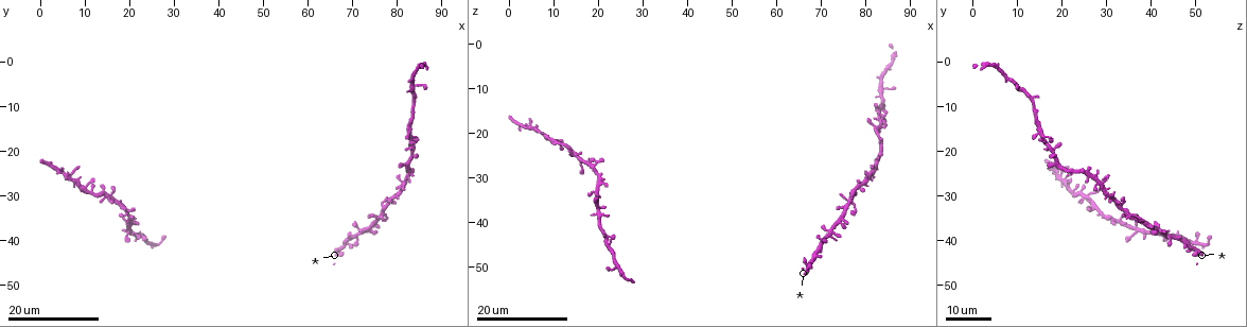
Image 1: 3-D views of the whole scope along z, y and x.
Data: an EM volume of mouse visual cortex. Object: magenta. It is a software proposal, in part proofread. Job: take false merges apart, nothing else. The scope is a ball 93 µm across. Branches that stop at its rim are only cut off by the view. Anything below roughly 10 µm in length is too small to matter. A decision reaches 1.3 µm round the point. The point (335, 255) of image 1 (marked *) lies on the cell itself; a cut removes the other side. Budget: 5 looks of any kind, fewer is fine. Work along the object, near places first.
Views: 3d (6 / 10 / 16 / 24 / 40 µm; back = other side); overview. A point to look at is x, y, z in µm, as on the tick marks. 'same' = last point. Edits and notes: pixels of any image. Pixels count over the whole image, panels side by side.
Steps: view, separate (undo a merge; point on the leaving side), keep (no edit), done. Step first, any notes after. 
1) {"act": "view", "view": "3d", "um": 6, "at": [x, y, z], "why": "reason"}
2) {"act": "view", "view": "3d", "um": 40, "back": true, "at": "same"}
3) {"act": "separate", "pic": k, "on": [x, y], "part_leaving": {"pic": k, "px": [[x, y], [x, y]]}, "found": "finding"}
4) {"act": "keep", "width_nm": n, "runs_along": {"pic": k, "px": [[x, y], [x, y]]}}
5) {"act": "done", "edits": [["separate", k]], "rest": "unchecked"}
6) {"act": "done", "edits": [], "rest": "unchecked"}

{"act": "view", "view": "3d", "um": 24, "at": [70.0, 39.5, 45.5], "why": "sudden change in width"}

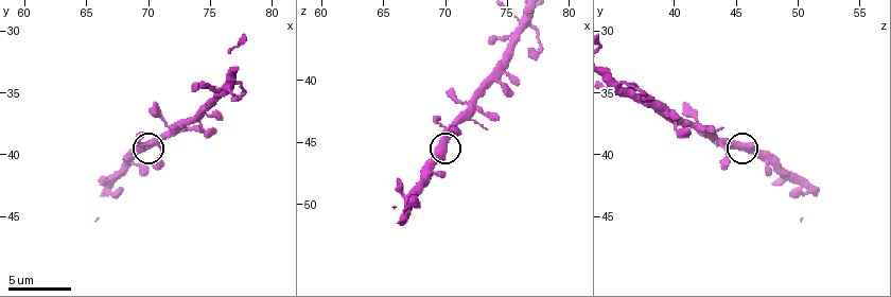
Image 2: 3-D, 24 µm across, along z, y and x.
{"act": "view", "view": "3d", "um": 10, "at": [69.8, 39.4, 45.0], "why": "closer look"}

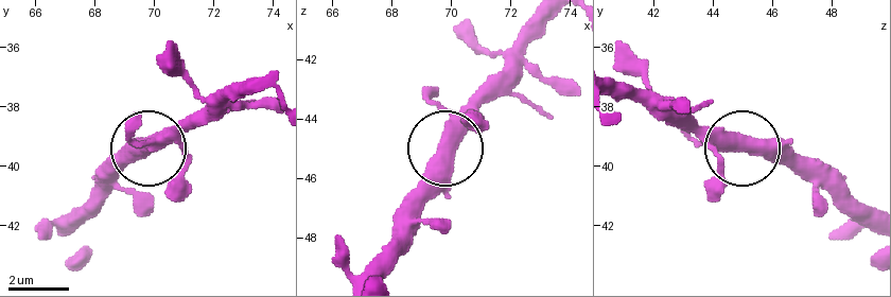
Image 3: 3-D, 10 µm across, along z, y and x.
{"act": "keep", "runs_along": {"pic": 3, "px": [[873, 231], [782, 162], [685, 129]]}, "found": "all the same cell"}

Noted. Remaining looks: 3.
{"act": "view", "view": "3d", "um": 24, "at": [82.0, 26.0, 27.0], "why": "three arms meet"}

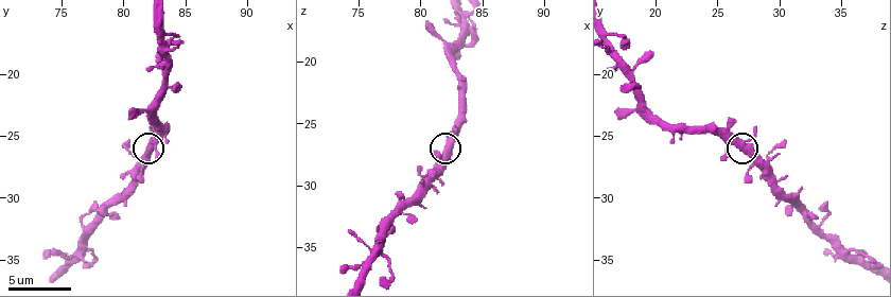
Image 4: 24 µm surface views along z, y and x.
{"act": "view", "view": "3d", "um": 6, "at": [82.0, 26.2, 27.4]}

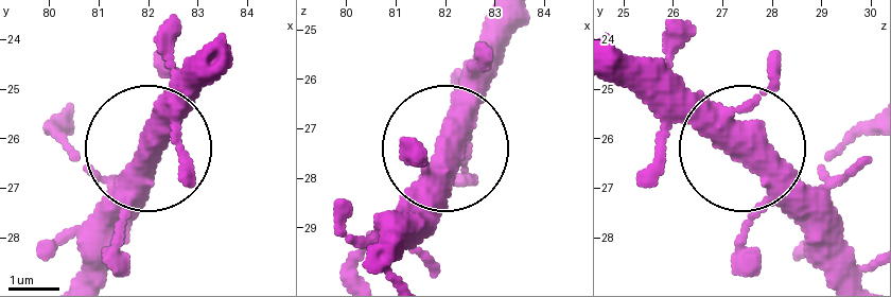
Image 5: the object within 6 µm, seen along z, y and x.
{"act": "keep", "runs_along": {"pic": 5, "px": [[373, 266], [382, 224], [454, 109], [501, 64]]}, "found": "all the same cell"}

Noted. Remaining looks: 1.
{"act": "done", "edits": [], "rest": "unchecked"}

